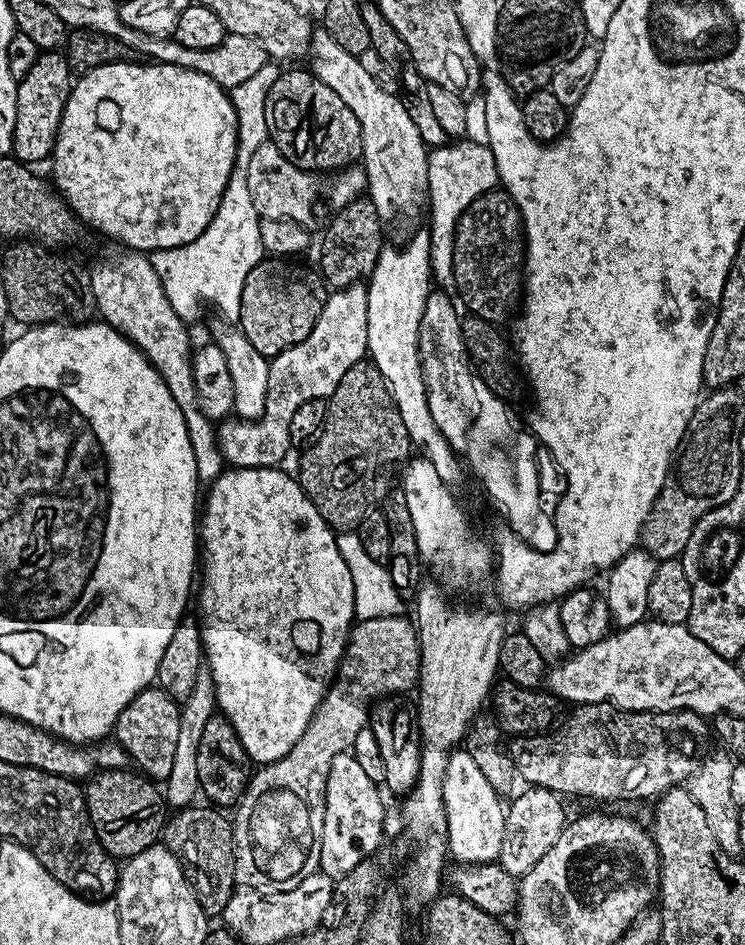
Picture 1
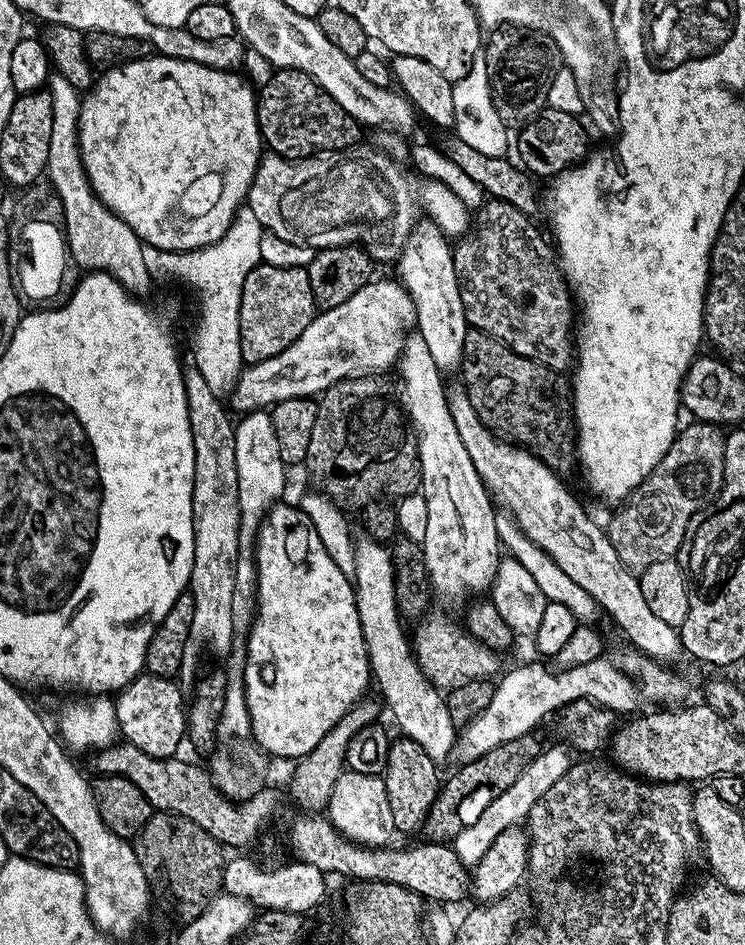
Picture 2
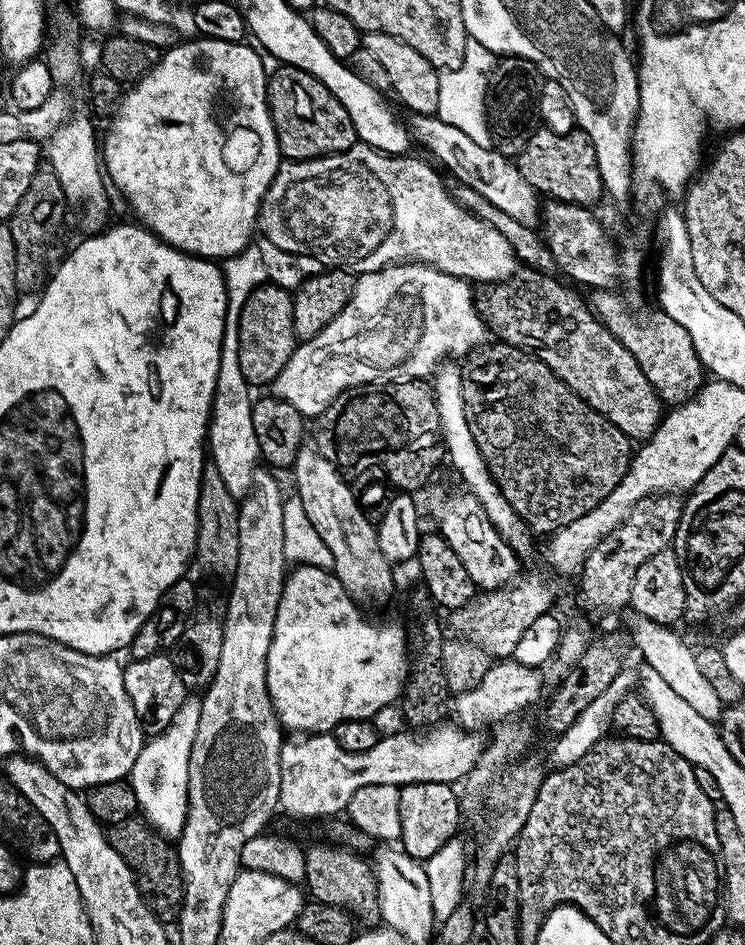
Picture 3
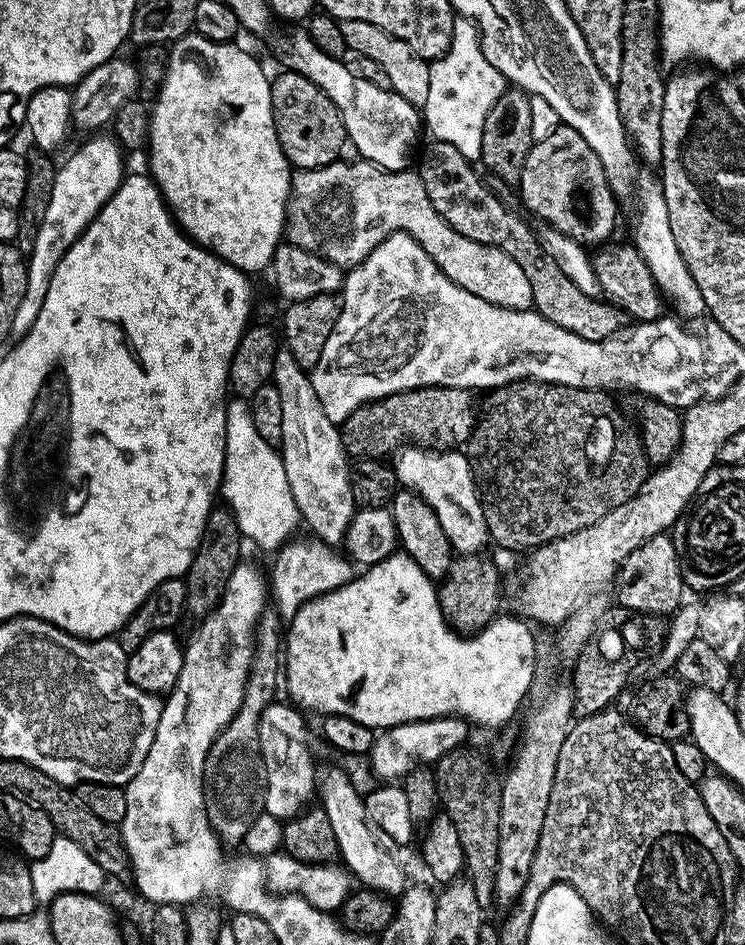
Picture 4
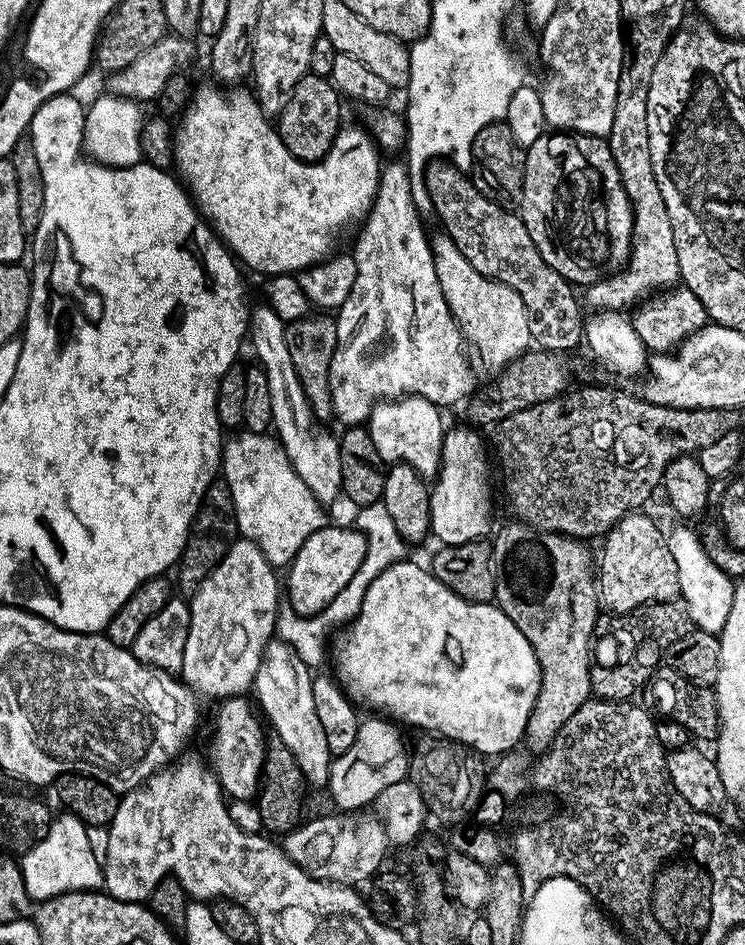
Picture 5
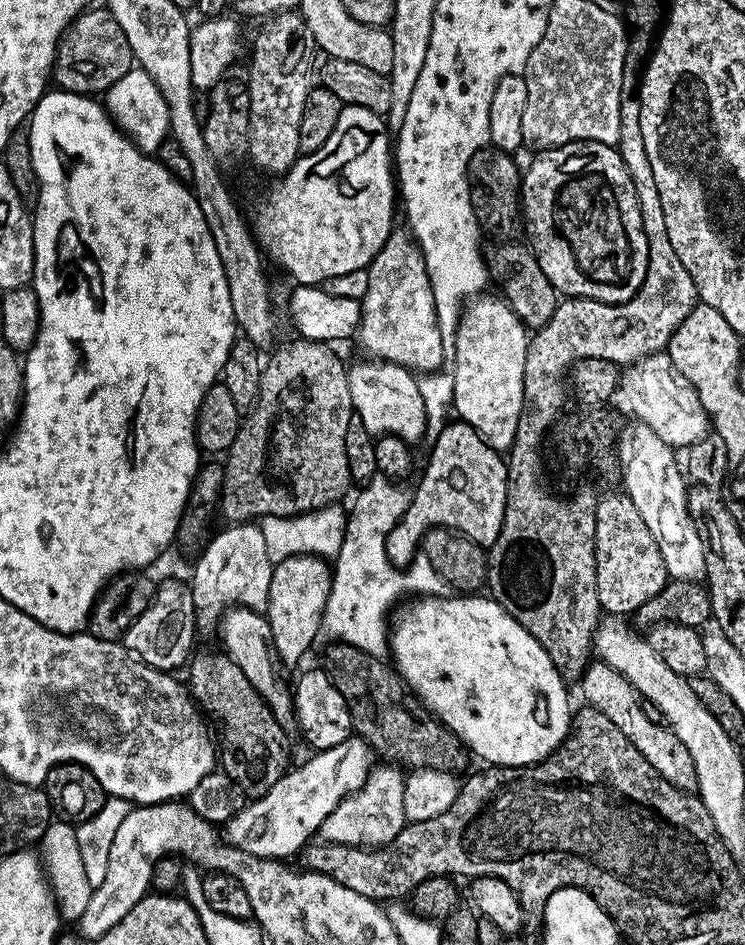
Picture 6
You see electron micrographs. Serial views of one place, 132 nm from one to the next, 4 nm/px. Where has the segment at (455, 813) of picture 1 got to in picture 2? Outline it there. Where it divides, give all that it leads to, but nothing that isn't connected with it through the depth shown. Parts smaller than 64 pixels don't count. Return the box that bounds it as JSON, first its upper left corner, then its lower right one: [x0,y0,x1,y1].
[355,538,458,766]

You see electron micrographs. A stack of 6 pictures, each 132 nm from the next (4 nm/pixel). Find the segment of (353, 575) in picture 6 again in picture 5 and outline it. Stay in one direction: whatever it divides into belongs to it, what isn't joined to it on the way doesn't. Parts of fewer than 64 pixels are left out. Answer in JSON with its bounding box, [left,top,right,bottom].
[308,502,408,632]

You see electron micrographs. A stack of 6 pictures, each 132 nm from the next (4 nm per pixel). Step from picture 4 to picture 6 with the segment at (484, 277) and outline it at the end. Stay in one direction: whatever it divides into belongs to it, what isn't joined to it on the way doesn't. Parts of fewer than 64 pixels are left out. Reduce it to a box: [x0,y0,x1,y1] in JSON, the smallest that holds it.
[450,294,529,454]

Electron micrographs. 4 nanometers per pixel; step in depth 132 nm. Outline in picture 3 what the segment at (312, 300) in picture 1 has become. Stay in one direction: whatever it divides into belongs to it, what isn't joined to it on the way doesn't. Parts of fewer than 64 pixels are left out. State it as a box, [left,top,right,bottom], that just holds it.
[238,282,298,386]

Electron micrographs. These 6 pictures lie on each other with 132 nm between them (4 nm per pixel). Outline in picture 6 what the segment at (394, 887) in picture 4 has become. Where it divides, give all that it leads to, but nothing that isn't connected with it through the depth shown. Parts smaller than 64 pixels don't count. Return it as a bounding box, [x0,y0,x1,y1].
[219,606,294,721]

